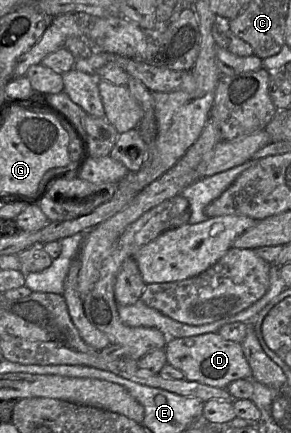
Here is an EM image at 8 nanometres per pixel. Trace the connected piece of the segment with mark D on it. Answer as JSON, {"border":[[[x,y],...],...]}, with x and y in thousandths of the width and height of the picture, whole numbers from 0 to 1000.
{"border":[[[749,769],[581,783],[564,806],[574,838],[622,855],[636,878],[777,896],[808,878],[863,875],[863,850],[835,818],[828,794],[777,785]]]}

